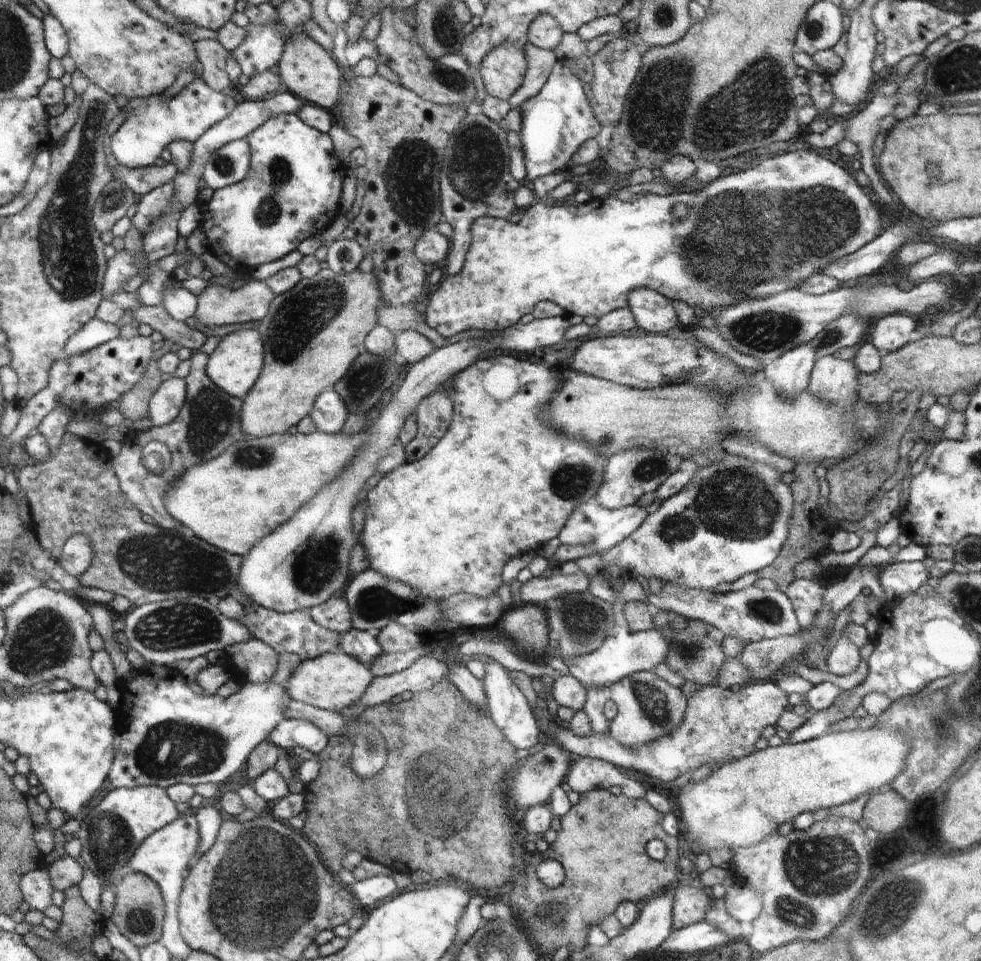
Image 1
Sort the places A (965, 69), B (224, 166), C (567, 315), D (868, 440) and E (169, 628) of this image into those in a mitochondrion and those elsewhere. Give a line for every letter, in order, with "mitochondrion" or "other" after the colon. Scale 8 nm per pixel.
A: mitochondrion
B: mitochondrion
C: other
D: other
E: mitochondrion

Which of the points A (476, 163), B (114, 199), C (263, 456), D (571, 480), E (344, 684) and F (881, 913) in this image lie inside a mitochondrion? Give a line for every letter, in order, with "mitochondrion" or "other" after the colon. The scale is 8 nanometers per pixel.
A: mitochondrion
B: mitochondrion
C: mitochondrion
D: mitochondrion
E: other
F: mitochondrion

